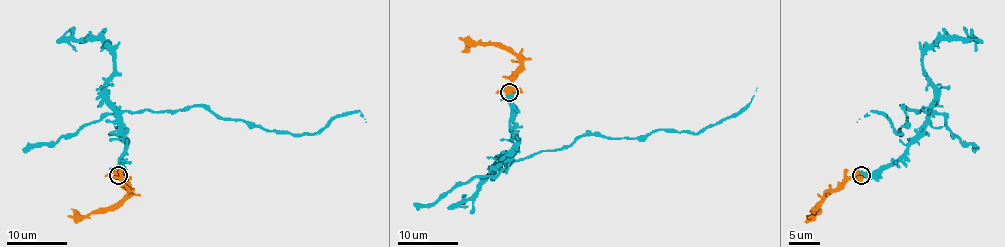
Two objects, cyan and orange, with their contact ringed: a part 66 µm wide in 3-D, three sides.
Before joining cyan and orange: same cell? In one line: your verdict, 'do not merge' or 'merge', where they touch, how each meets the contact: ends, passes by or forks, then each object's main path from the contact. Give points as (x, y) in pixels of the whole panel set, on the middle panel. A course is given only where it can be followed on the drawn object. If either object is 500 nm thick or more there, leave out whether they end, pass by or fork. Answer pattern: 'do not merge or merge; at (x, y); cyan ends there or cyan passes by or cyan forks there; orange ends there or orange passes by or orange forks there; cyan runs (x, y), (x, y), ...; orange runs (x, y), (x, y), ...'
merge; at (509, 92); cyan passes by; orange forks there; cyan runs (509, 93), (514, 161), (566, 149), (583, 135), (700, 134), (740, 112), (757, 88); orange runs (509, 93), (511, 78), (518, 70), (520, 59), (500, 44), (480, 44), (459, 37)

